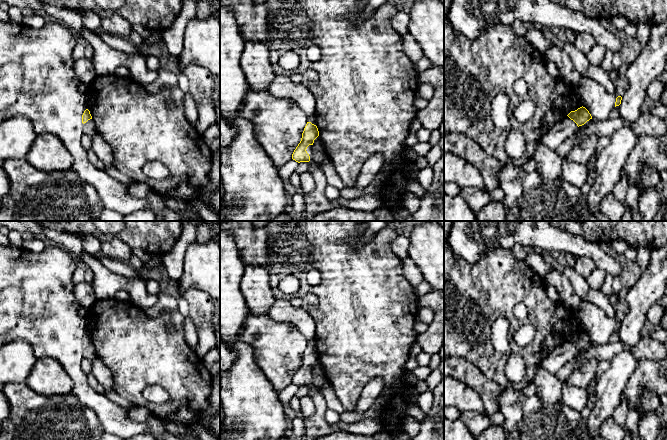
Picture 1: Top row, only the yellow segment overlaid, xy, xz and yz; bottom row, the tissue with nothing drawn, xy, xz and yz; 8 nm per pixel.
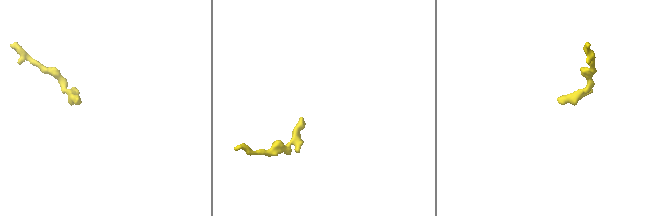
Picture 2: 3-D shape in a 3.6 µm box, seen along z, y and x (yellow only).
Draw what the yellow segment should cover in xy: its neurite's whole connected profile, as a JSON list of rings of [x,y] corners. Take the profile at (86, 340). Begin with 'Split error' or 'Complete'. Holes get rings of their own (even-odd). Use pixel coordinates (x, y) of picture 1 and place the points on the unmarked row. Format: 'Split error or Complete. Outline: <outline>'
Split error. Outline: [[[86,333],[82,339],[82,347],[83,347],[83,358],[92,361],[97,356],[95,347],[92,344],[92,340],[88,333]]]

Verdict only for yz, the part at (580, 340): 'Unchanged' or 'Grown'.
Grown

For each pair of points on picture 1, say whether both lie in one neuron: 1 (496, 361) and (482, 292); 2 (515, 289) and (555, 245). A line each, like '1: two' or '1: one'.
1: one
2: two

